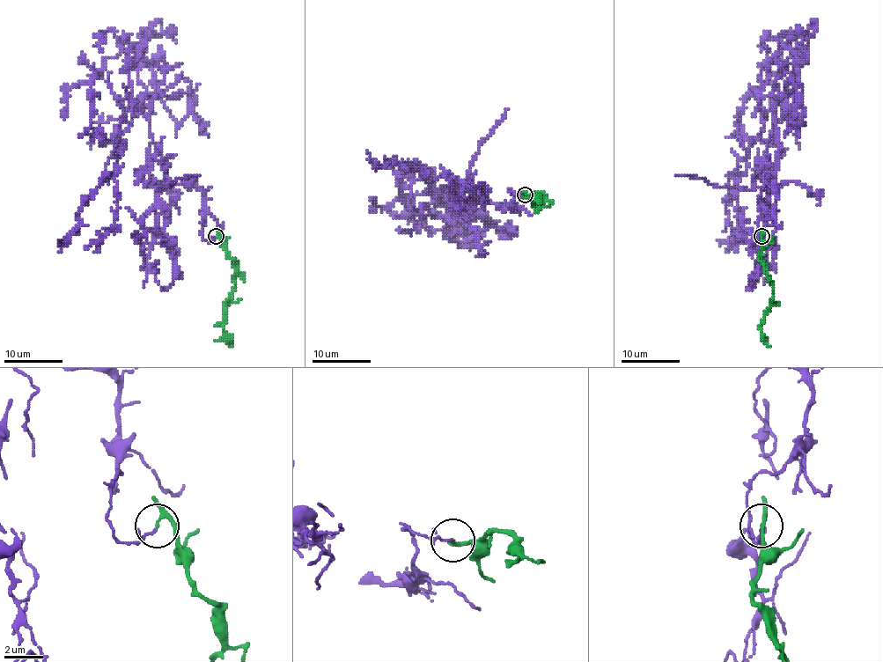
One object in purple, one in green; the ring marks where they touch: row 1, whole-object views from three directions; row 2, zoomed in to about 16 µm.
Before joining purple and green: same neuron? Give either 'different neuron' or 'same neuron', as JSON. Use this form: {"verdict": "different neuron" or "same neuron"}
{"verdict": "different neuron"}

